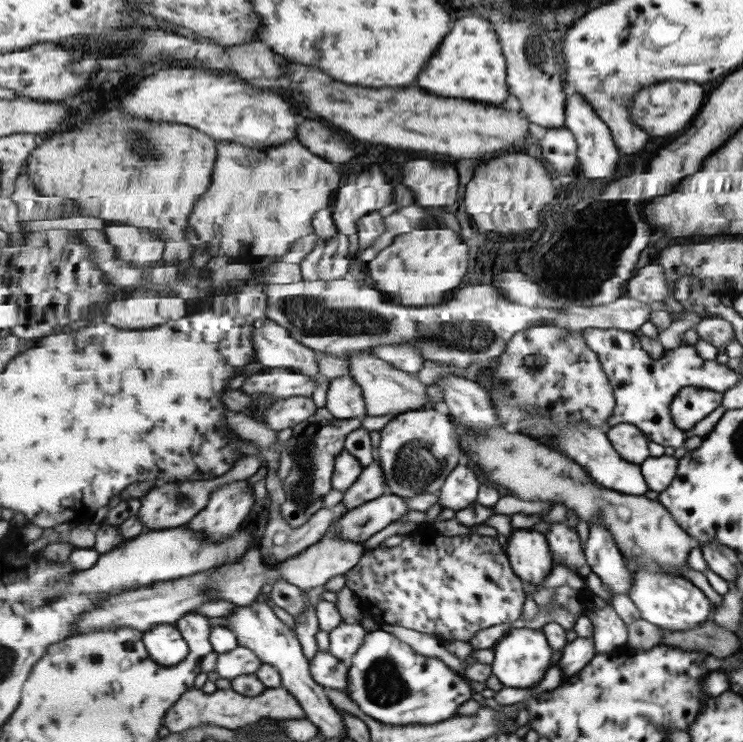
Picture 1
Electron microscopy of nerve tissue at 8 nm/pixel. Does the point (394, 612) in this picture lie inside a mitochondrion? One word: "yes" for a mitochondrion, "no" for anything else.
no

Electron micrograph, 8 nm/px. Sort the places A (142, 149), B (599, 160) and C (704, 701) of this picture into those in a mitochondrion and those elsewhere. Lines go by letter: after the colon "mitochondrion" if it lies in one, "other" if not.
A: mitochondrion
B: other
C: other

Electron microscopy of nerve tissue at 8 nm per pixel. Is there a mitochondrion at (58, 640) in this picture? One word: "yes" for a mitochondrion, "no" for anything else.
no

